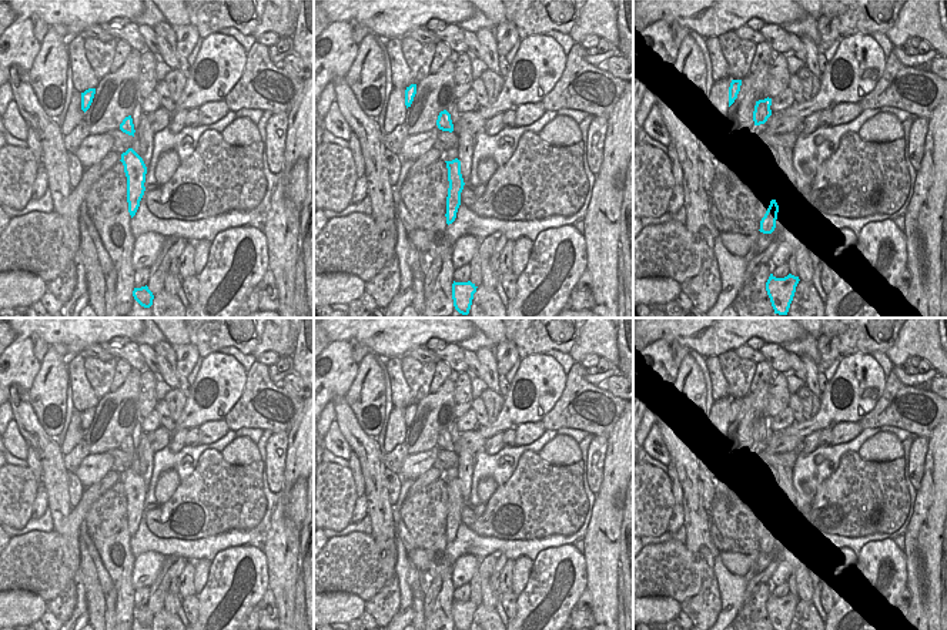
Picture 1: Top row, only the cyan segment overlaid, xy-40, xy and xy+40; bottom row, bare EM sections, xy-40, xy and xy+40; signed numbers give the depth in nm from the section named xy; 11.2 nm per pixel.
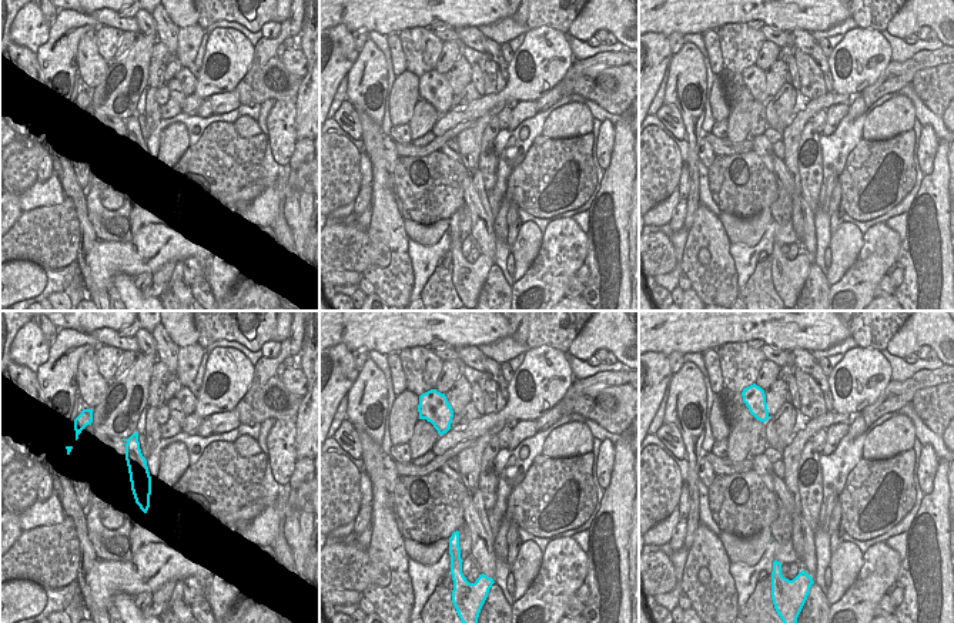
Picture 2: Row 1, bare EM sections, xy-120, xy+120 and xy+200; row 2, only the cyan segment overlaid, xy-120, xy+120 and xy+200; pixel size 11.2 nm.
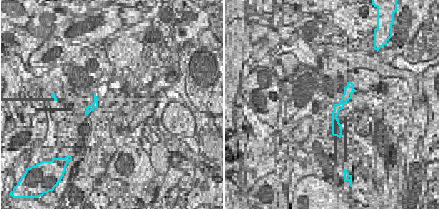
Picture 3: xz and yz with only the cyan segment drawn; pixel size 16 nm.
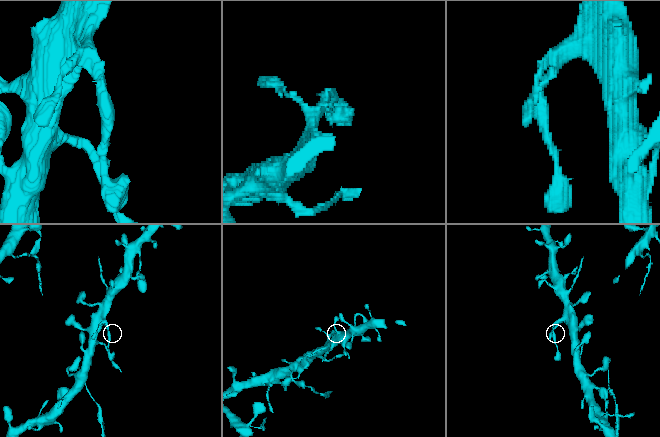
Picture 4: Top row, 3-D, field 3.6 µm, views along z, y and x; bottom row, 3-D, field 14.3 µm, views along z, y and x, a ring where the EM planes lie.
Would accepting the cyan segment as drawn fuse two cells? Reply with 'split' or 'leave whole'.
leave whole

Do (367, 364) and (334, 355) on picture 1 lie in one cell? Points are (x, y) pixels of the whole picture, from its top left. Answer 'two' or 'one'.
two

